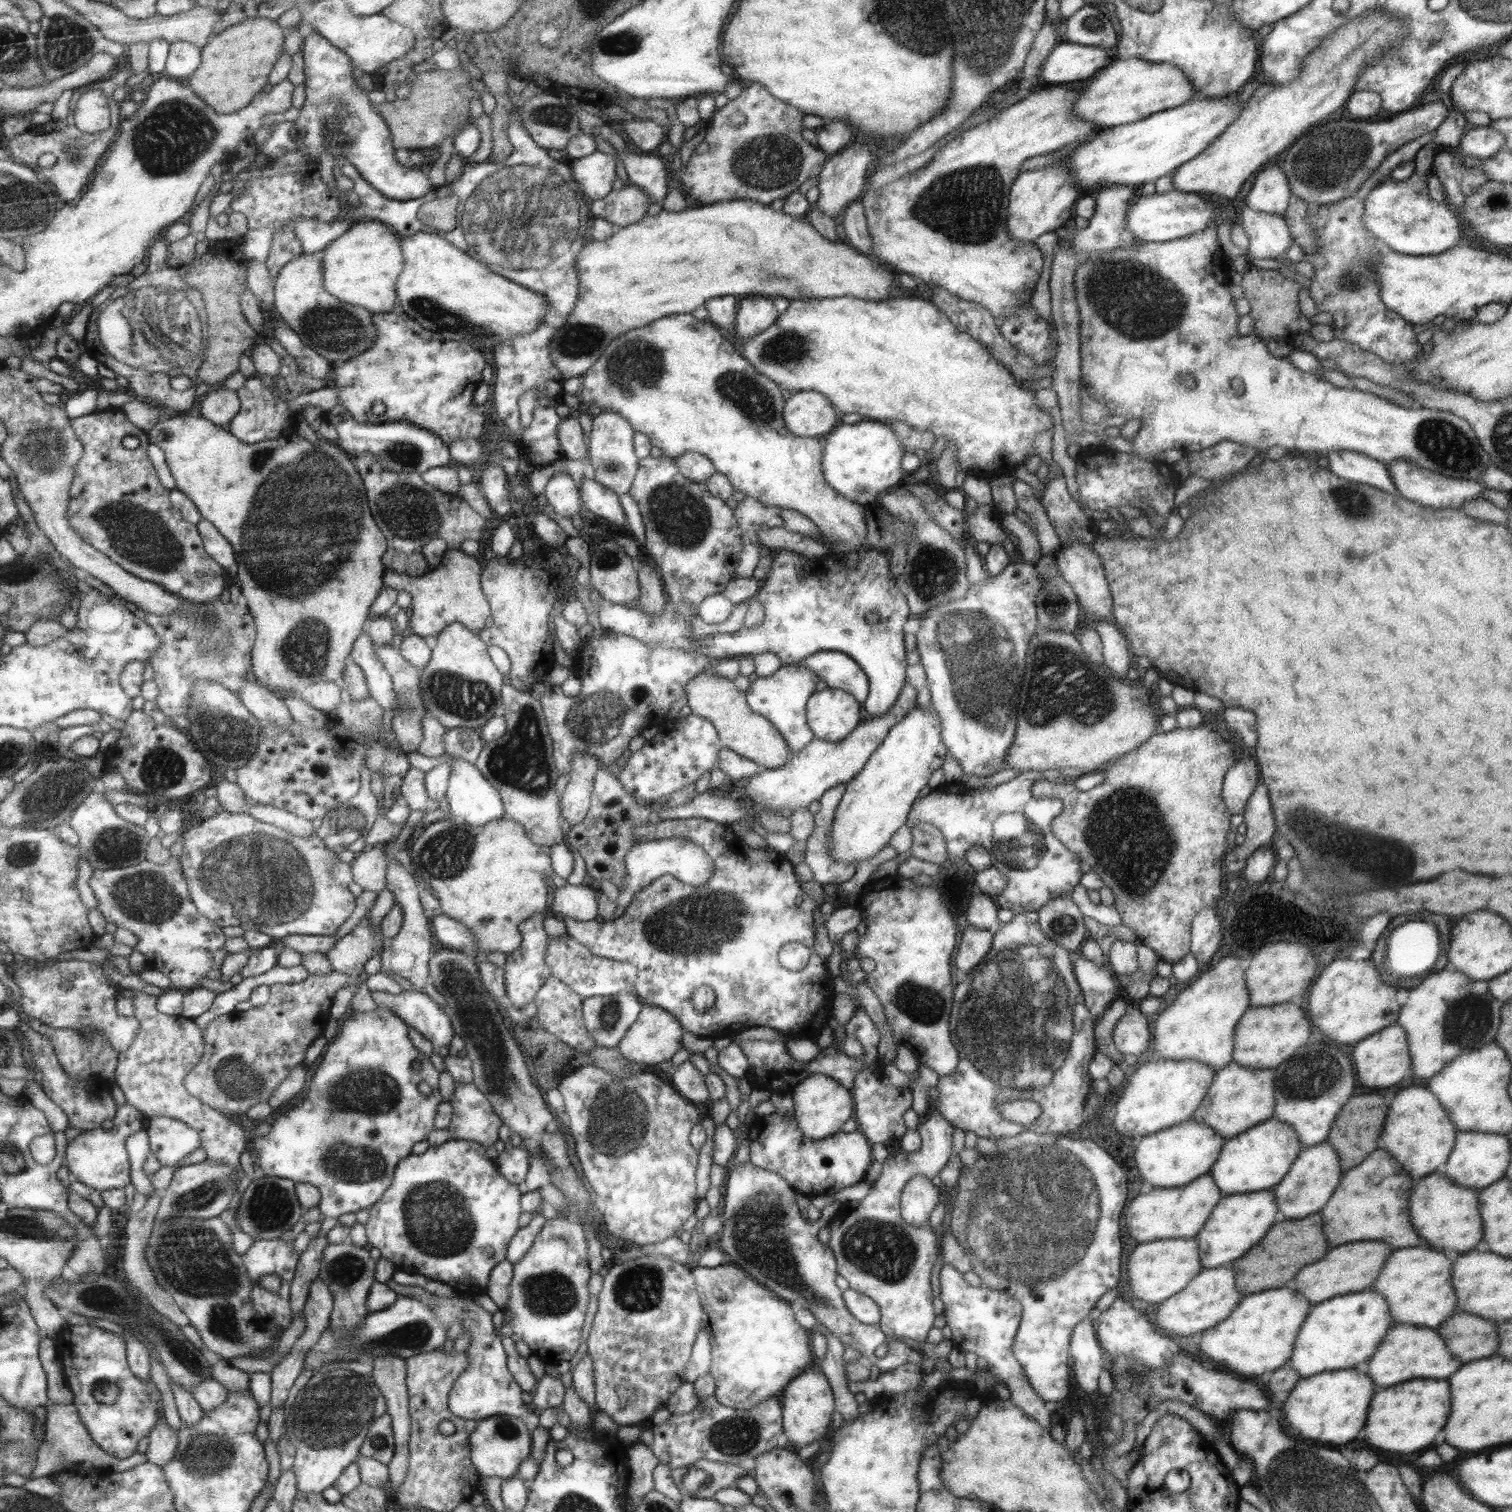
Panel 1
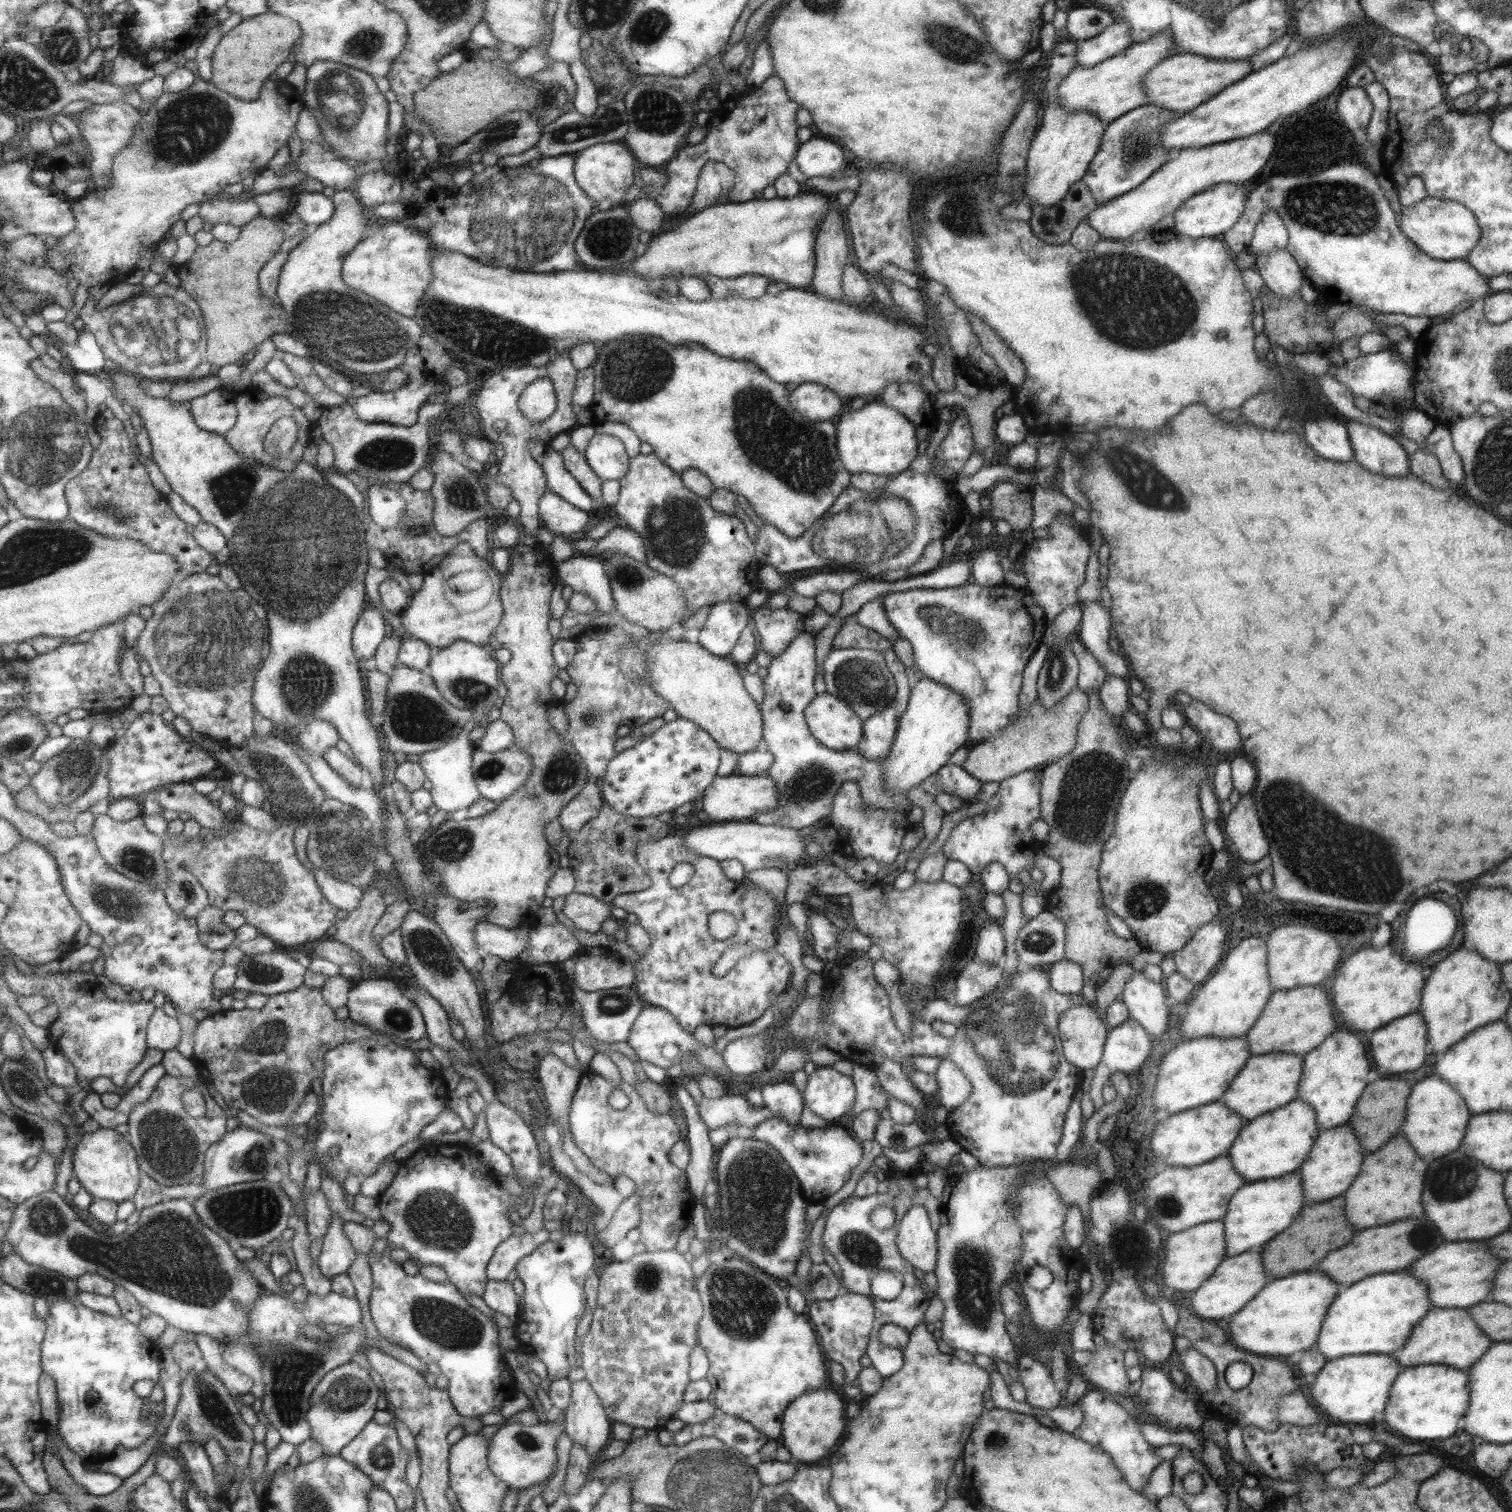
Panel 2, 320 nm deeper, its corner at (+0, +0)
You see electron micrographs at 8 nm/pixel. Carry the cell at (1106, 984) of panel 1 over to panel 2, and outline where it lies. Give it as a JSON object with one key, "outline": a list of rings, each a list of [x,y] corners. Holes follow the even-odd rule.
{"outline":[[[1065,958],[1049,966],[1048,987],[1061,994],[1077,994],[1083,986],[1081,967]]]}

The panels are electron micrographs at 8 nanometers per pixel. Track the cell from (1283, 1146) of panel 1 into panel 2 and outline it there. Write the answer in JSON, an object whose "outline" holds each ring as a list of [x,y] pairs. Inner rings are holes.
{"outline":[[[1297,1098],[1280,1107],[1245,1122],[1229,1147],[1227,1156],[1231,1159],[1235,1172],[1245,1182],[1277,1178],[1285,1173],[1296,1172],[1312,1149],[1319,1129],[1313,1108]]]}

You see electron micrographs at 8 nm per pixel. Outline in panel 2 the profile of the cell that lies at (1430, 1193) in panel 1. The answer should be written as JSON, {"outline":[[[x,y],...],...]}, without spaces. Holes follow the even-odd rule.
{"outline":[[[1461,1147],[1452,1150],[1451,1154],[1433,1160],[1427,1168],[1427,1180],[1423,1182],[1425,1188],[1421,1196],[1425,1216],[1437,1226],[1445,1240],[1481,1240],[1497,1236],[1511,1224],[1511,1212],[1503,1198],[1503,1178],[1503,1172],[1483,1166],[1476,1158],[1467,1156]]]}

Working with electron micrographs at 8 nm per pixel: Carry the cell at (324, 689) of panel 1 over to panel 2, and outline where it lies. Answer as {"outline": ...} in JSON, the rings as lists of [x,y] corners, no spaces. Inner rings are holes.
{"outline":[[[313,720],[309,727],[299,731],[300,748],[308,750],[310,754],[326,756],[326,752],[337,746],[342,739],[338,728],[329,721]]]}

